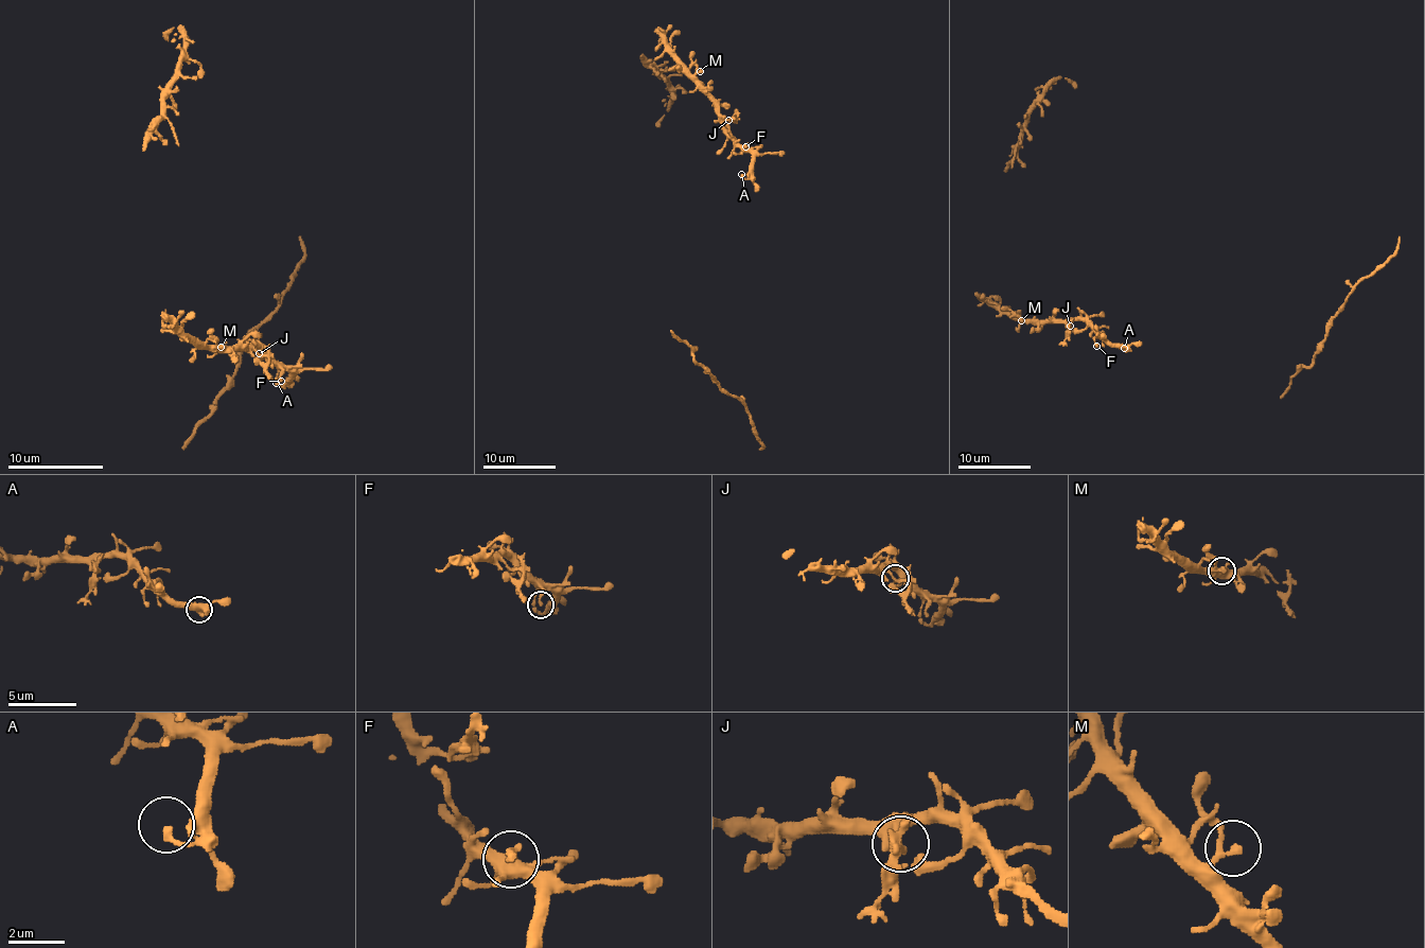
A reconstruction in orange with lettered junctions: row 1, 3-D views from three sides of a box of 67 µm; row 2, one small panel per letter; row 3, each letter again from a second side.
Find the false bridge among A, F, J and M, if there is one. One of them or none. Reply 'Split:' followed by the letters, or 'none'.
Split: J

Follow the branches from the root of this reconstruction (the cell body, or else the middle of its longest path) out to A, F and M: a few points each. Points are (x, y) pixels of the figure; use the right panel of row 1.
A: (1091, 328), (1106, 340), (1124, 348)
F: (1091, 328), (1096, 346)
M: (1091, 328), (1084, 320), (1021, 320)

